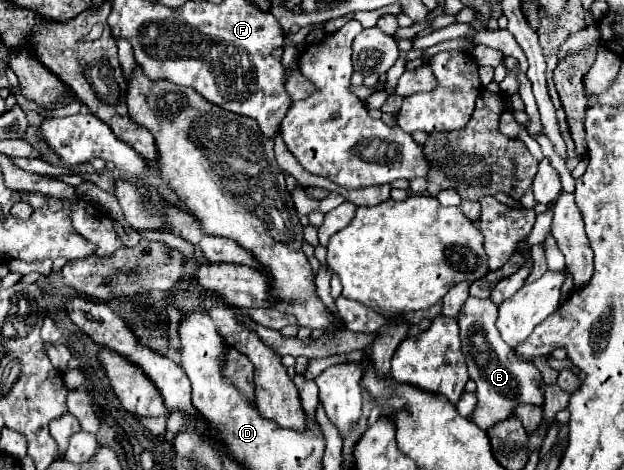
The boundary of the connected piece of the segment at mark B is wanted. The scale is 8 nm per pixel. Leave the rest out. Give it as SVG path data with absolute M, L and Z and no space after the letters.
M468 298L462 314L458 316L460 324L460 340L462 340L462 352L466 356L470 378L478 384L476 396L478 404L470 416L470 420L482 428L488 430L490 426L512 418L514 410L522 404L532 404L544 408L544 390L546 384L542 380L540 370L534 366L534 362L518 360L514 350L506 346L502 336L496 328L496 316L498 306L492 300L480 300L480 298Z

